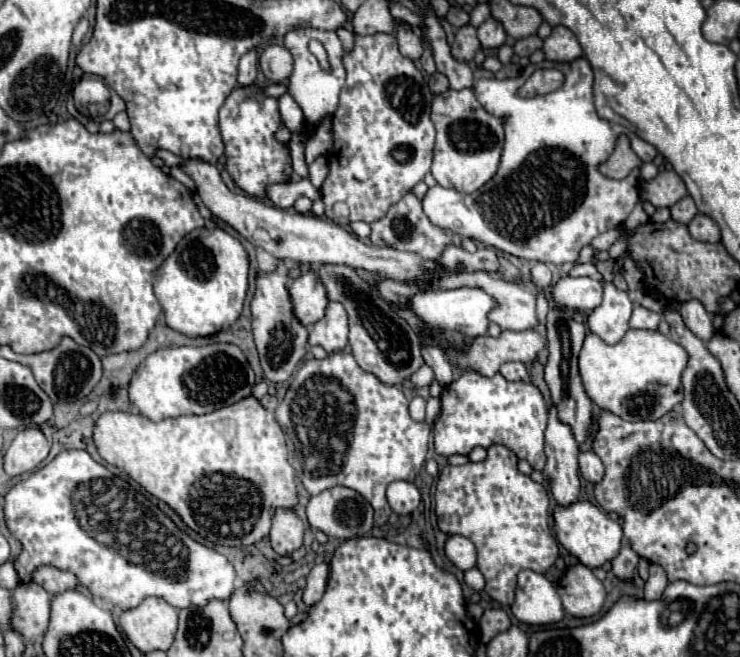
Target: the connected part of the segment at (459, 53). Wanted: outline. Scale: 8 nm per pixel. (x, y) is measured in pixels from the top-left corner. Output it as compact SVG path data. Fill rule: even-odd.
M472 25L460 27L456 31L454 43L452 43L452 57L456 61L468 63L468 61L474 59L476 51L480 51L480 41L476 37L476 27L472 27Z

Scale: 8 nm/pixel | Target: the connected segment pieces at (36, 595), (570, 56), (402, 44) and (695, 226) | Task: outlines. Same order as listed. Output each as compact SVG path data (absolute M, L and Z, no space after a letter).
M20 583L12 591L12 601L16 605L16 617L12 619L14 629L24 639L44 635L50 623L52 595L36 583Z
M554 27L552 35L544 41L542 51L548 61L560 61L560 63L570 63L582 55L580 43L576 41L574 33L566 27Z
M396 27L396 39L398 39L398 47L400 53L412 61L418 61L424 53L422 47L422 39L418 35L412 33L410 27Z
M698 213L690 223L688 229L692 233L694 239L698 241L706 241L706 243L718 243L720 241L720 229L714 223L714 219L710 219L704 213Z

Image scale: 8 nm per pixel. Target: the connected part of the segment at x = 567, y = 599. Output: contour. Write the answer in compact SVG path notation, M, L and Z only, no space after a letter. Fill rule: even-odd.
M582 563L572 565L566 571L558 583L558 593L564 609L574 617L592 617L600 613L606 599L604 585L594 577L592 569Z

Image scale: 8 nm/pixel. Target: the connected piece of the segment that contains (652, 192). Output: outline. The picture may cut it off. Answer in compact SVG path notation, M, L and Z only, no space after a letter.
M662 171L654 179L642 185L640 197L654 207L672 207L676 201L688 195L684 181L682 181L682 195L680 195L680 177L674 171Z

